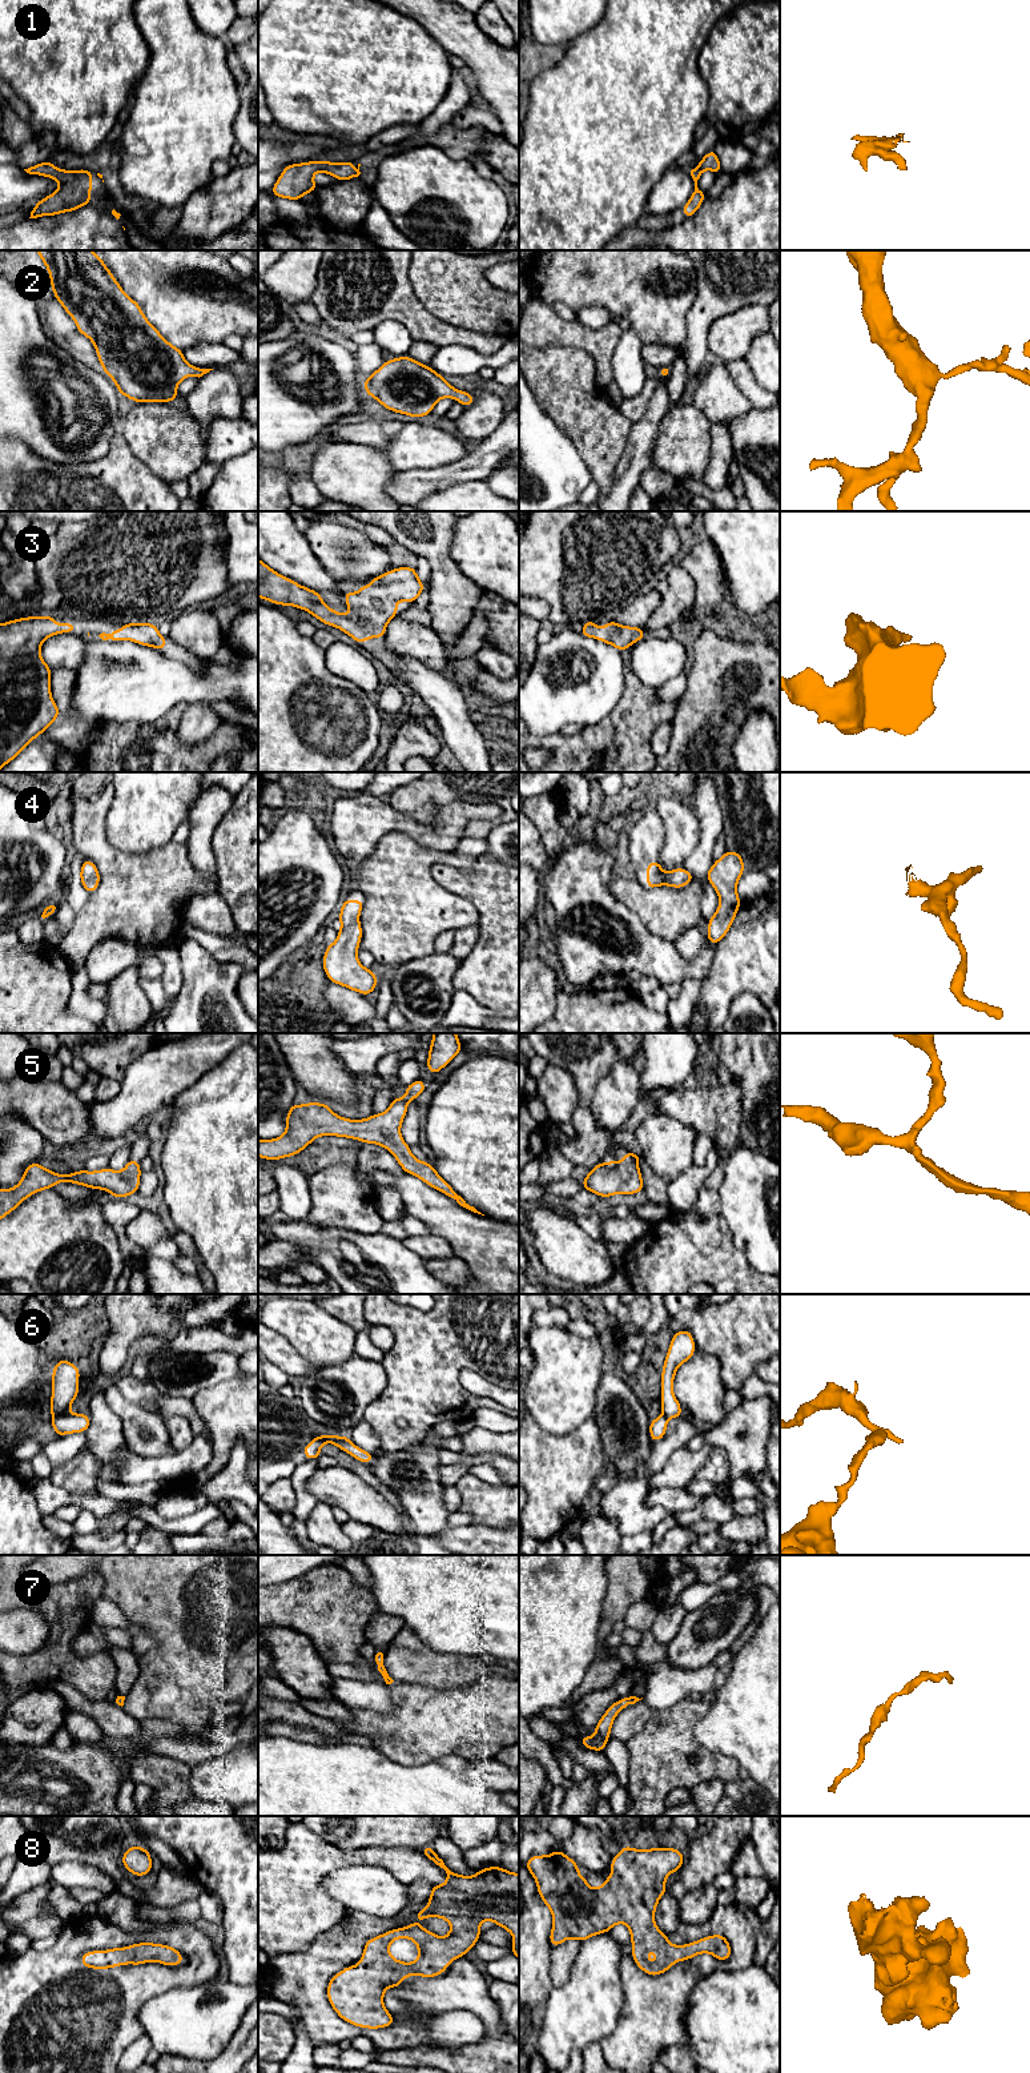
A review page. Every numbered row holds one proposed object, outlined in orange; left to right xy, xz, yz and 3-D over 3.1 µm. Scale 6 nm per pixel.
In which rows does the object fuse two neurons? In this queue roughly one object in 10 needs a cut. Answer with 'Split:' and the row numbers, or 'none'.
Split: 6

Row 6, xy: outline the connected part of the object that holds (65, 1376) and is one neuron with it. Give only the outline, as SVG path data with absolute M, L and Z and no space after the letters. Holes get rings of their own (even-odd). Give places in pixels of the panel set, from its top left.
M60 1359L52 1371L52 1418L68 1413L79 1395L80 1370L73 1362Z

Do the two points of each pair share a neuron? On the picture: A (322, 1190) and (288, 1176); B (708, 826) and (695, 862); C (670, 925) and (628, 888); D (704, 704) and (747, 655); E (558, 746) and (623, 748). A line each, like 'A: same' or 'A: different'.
A: different
B: same
C: same
D: same
E: same

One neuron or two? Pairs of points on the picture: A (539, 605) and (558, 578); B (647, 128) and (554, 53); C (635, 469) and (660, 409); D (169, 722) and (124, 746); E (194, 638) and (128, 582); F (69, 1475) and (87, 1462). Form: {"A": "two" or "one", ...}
{"A": "two", "B": "two", "C": "one", "D": "one", "E": "two", "F": "one"}

